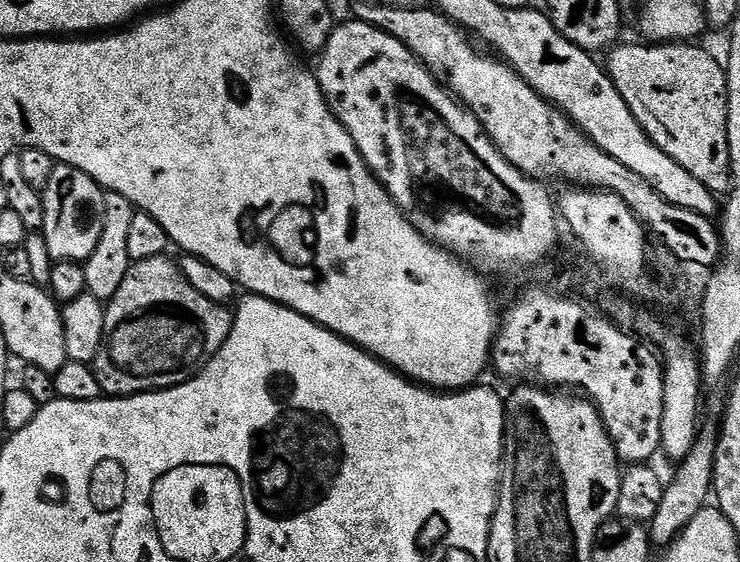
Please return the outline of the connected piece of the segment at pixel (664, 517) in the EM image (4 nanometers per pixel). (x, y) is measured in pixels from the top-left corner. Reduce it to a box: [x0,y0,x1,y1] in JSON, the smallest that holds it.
[650,431,718,546]

